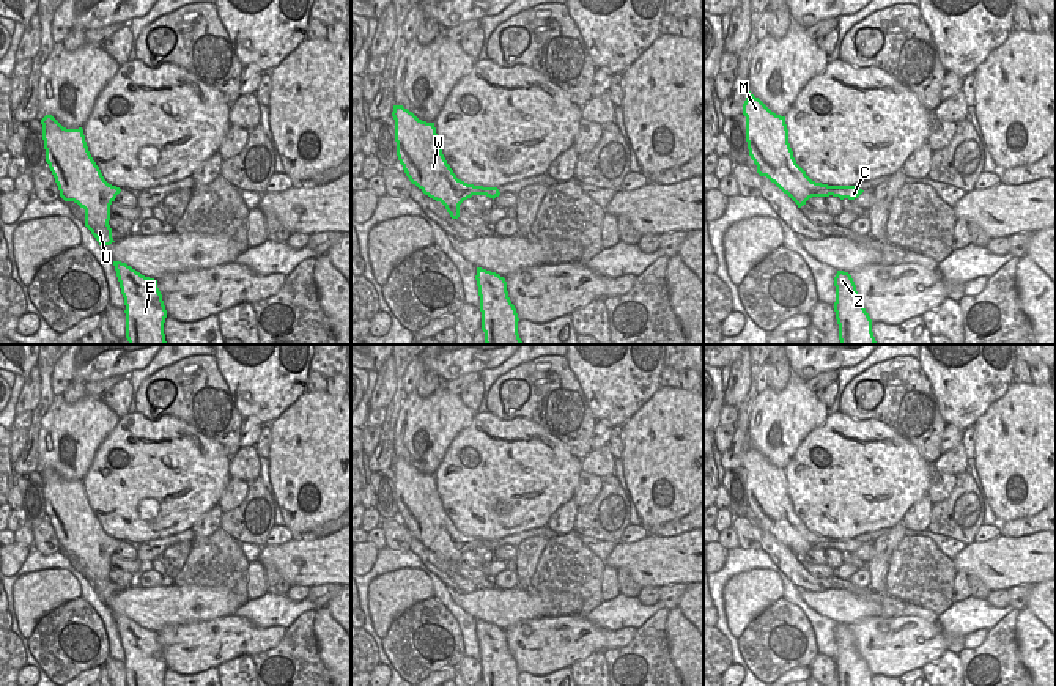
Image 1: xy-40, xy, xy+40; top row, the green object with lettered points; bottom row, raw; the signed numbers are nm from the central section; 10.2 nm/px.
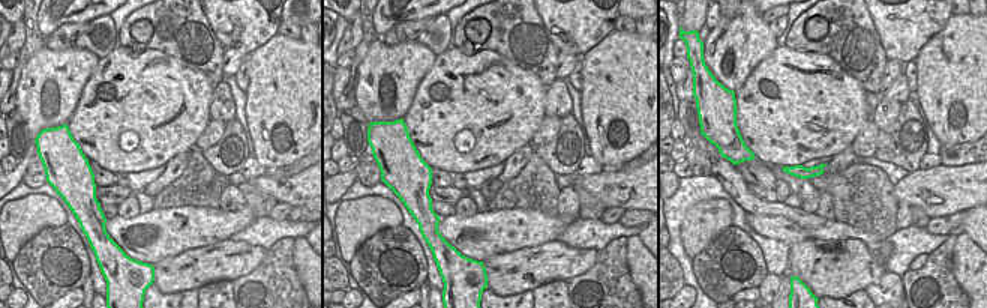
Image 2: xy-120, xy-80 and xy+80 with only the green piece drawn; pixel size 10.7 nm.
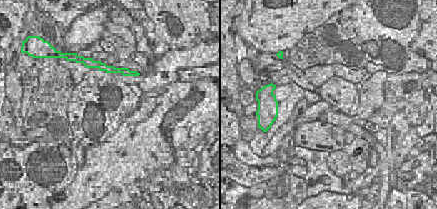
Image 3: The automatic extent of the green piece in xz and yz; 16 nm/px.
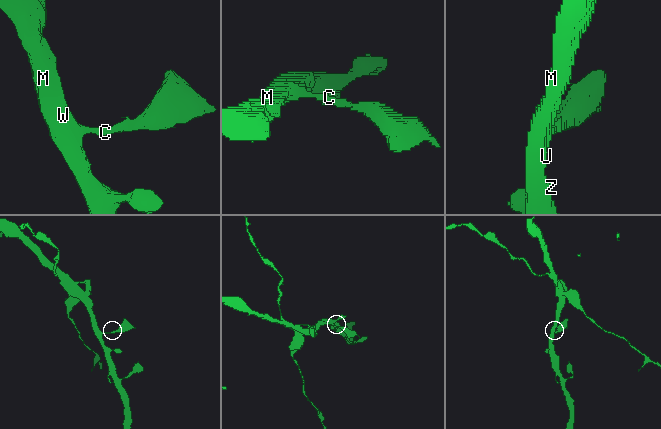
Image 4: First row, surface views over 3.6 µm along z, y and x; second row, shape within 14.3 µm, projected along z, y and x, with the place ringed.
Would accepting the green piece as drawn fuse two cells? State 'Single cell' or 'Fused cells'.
Single cell.

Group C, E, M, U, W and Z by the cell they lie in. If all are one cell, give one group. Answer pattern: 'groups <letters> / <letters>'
groups C E M U W Z

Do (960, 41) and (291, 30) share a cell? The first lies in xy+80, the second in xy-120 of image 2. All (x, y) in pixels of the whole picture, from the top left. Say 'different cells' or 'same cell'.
different cells

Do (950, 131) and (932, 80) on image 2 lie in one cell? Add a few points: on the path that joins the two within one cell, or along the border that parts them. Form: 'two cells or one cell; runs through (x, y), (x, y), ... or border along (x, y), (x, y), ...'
one cell; runs through (947, 119), (947, 95), (944, 92)

